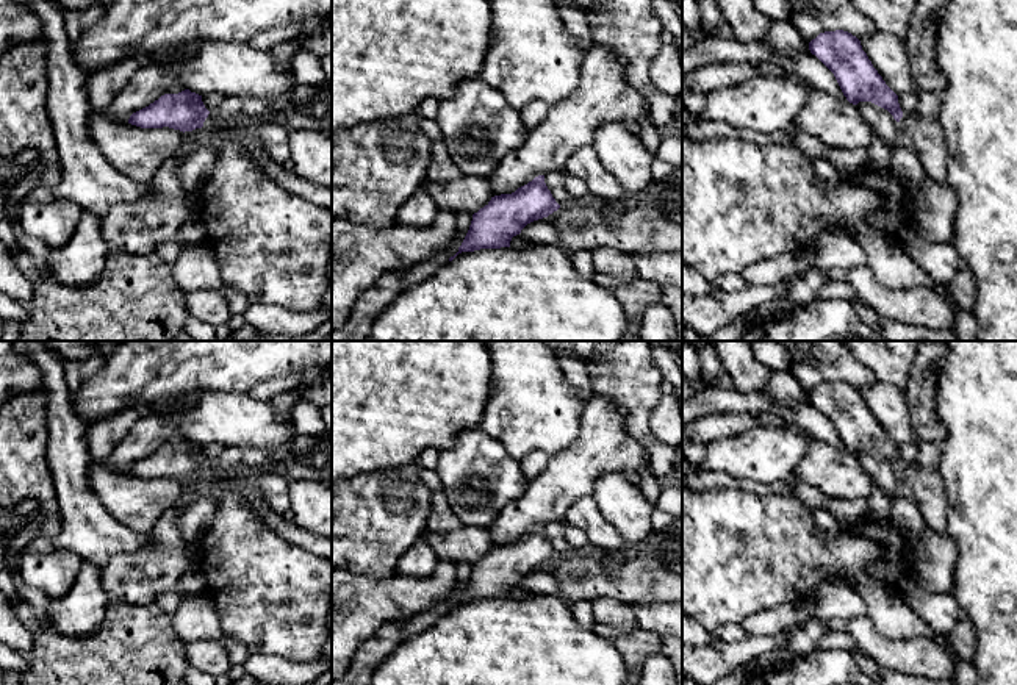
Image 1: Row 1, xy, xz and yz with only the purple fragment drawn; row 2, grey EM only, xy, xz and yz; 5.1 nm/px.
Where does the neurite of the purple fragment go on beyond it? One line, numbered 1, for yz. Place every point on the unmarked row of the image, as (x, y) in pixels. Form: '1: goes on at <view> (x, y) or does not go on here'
1: does not go on here

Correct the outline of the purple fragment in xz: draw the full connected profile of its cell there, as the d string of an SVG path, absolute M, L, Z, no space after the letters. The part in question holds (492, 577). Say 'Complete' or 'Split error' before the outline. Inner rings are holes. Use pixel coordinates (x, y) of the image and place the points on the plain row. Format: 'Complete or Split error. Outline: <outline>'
Complete. Outline: M544 525L535 527L512 544L494 546L473 565L469 580L449 611L462 602L510 597L512 588L527 574L548 568L559 558L544 533Z

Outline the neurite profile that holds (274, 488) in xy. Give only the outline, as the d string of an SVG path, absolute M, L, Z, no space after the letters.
M263 469L257 475L257 488L263 497L263 504L279 515L285 516L291 511L289 480L277 469Z

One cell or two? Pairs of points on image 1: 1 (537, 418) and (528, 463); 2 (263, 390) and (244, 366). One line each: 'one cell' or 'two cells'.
1: two cells
2: two cells

